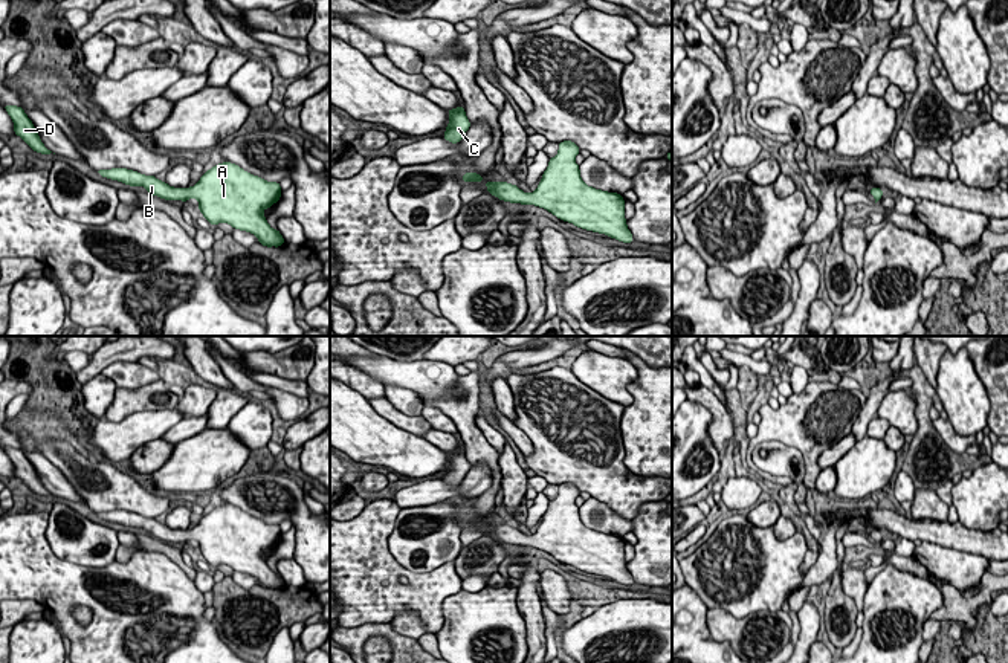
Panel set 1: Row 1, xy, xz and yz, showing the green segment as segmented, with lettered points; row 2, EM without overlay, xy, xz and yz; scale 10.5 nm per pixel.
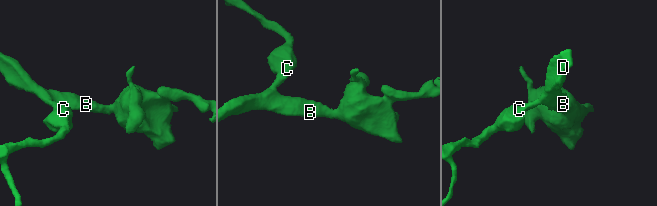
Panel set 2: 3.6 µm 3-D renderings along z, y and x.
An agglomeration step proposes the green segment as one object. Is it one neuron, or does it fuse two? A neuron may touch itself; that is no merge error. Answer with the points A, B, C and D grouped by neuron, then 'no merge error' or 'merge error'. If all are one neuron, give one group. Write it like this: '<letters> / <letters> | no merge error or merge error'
A B C D | no merge error

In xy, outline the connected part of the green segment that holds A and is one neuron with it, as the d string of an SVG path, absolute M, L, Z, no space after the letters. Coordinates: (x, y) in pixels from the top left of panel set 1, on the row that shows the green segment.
M232 162L214 165L194 186L174 188L156 176L145 176L127 168L96 170L105 179L130 186L144 186L165 200L199 200L199 211L209 225L228 223L234 229L254 234L261 246L279 247L286 241L272 229L263 211L279 202L281 185L254 176Z

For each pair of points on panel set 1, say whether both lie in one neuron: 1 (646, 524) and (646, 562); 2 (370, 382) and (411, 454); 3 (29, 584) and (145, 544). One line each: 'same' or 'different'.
1: same
2: different
3: different

